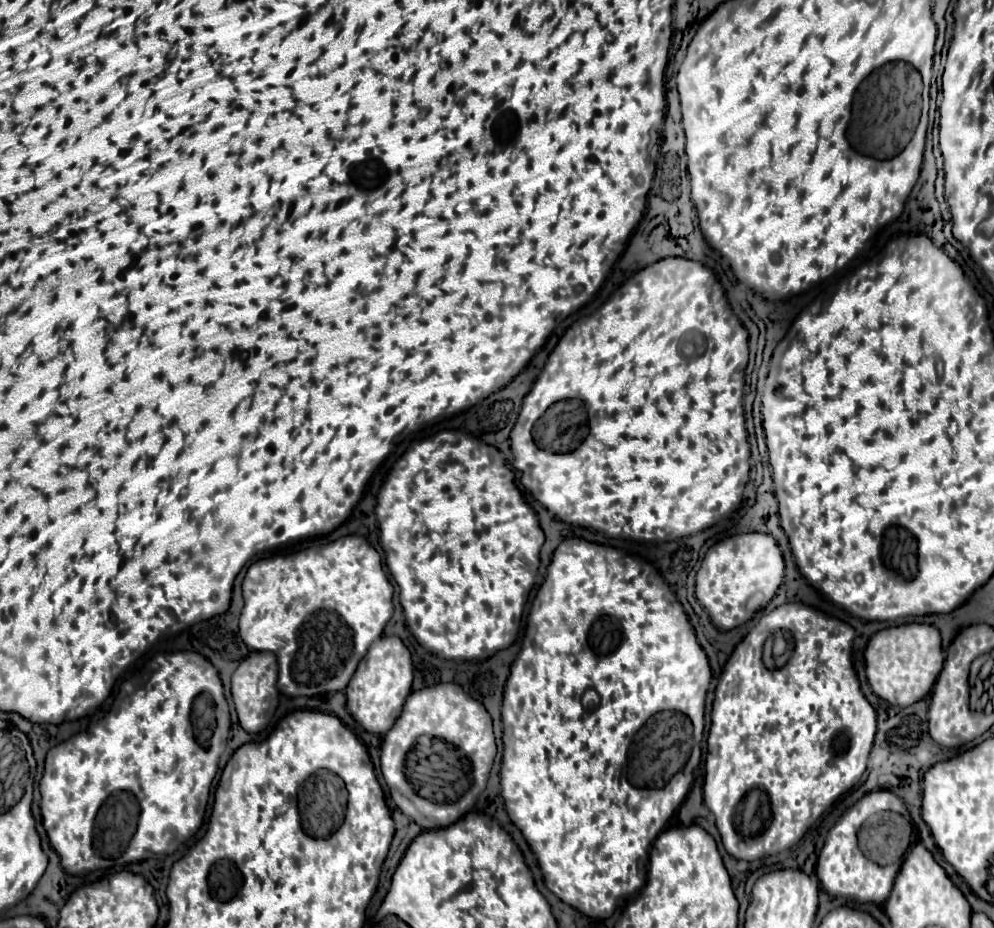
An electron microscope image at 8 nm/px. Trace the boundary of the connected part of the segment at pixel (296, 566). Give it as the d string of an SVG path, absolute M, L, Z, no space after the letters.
M345 536L327 546L309 546L297 554L253 562L243 580L243 600L245 606L239 618L241 640L249 650L273 652L277 656L277 688L293 698L345 690L359 660L381 638L385 624L393 616L393 586L383 572L379 552L363 536Z

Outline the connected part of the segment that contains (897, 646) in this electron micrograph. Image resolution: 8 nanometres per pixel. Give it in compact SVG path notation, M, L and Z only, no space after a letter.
M911 622L895 628L885 628L869 640L865 650L867 682L873 694L895 706L911 706L923 700L931 692L941 668L943 668L941 634L935 626L929 624Z

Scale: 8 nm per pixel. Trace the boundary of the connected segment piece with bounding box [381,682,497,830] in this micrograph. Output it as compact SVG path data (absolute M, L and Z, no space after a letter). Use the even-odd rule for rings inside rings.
M453 682L437 684L431 688L417 690L407 698L403 712L401 712L399 720L395 722L395 728L391 728L391 732L387 732L387 736L383 740L381 772L389 786L390 798L395 806L403 814L407 814L413 822L417 822L423 830L437 830L437 828L445 828L445 826L457 822L473 809L477 802L477 796L487 786L487 778L489 778L489 772L493 766L495 752L497 752L497 746L495 746L495 736L493 736L493 722L485 710L485 706L481 702L473 700L469 694L465 694L459 684L453 684ZM419 736L441 738L441 740L449 742L450 745L461 748L467 754L467 758L473 762L473 784L453 804L437 804L437 802L423 800L421 796L417 796L417 792L407 782L405 758L409 751L415 748Z

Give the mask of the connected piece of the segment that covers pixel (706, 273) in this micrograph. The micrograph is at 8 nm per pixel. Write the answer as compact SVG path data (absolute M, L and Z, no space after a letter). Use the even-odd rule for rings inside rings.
M665 258L665 260L659 260L659 262L655 262L655 264L647 266L647 268L643 268L643 270L637 272L633 278L629 278L629 280L609 298L609 302L603 304L595 314L591 314L591 316L587 316L587 318L583 318L583 320L577 320L577 322L563 334L563 338L559 340L559 344L555 346L555 350L549 354L549 360L547 360L543 372L539 374L539 378L535 380L531 392L525 396L523 408L521 408L519 418L517 418L517 424L515 424L513 430L511 430L511 452L513 452L513 456L515 456L513 466L521 472L521 484L535 496L535 500L539 500L551 514L555 514L555 518L559 518L559 520L563 520L563 522L567 522L567 524L575 524L575 526L583 526L583 528L593 528L593 530L597 530L597 532L605 532L609 538L635 540L635 542L673 542L673 540L677 540L677 538L691 536L691 534L697 534L697 532L701 532L701 530L705 530L705 528L711 528L715 522L719 522L721 518L725 518L727 514L731 514L731 512L739 506L739 502L741 502L741 498L743 498L743 488L745 488L745 484L747 484L747 480L749 480L749 470L751 470L751 466L749 466L749 456L751 456L751 454L749 454L749 442L747 442L747 430L745 430L745 416L743 416L743 386L745 386L745 368L747 368L747 362L749 362L747 330L741 326L739 318L737 318L737 316L733 314L733 310L729 308L727 298L725 298L725 292L723 292L723 286L719 284L719 280L715 278L715 274L713 274L709 268L705 268L701 262L693 262L693 260L685 260L685 258ZM569 398L579 398L579 400L587 402L589 412L591 412L591 434L589 434L587 440L585 440L575 452L571 452L571 454L551 454L551 452L547 452L547 450L539 450L539 448L543 448L543 418L539 418L539 416L543 416L545 408L549 408L551 404L555 404L555 402L559 402L559 400L569 400Z

